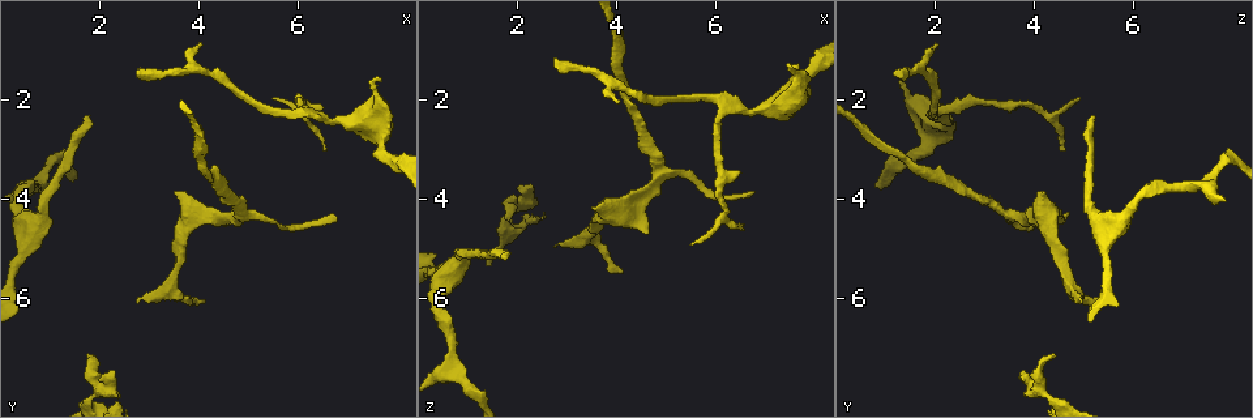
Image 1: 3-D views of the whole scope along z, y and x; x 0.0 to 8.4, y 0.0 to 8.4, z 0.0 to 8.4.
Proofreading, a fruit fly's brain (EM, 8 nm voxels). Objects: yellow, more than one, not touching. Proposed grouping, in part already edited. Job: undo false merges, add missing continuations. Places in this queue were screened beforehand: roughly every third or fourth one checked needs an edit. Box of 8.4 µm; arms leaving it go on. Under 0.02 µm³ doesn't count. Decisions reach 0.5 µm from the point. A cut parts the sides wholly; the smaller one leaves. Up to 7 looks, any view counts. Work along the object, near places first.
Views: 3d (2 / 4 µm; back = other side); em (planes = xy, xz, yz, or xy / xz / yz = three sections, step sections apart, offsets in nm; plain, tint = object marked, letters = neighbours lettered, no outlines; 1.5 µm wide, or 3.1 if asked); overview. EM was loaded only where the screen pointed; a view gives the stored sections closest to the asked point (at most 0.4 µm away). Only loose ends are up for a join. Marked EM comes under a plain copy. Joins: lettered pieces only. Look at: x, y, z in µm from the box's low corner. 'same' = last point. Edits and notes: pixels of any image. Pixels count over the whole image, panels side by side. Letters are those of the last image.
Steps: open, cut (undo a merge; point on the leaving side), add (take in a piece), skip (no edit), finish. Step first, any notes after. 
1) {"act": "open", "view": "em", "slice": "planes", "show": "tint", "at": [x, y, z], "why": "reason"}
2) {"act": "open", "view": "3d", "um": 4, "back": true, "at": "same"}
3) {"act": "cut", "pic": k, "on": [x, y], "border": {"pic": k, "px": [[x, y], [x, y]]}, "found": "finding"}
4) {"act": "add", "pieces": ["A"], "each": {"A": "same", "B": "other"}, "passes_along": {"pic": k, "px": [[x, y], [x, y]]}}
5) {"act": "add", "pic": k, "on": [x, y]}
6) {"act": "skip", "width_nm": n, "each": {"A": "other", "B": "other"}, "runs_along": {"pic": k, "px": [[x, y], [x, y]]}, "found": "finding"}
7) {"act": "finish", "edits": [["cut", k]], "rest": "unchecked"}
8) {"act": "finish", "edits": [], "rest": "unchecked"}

{"act": "open", "view": "em", "slice": "planes", "show": "tint", "at": [2.30, 7.50, 3.75]}

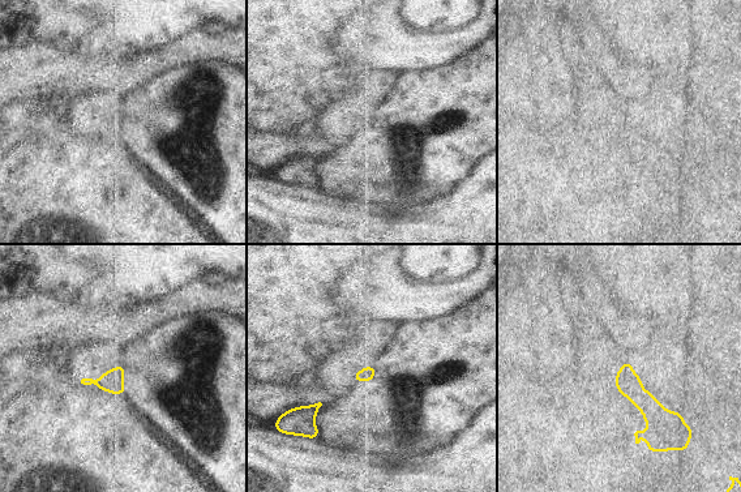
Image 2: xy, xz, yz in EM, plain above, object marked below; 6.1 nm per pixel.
{"act": "open", "view": "em", "slice": "planes", "show": "letters", "at": "same"}

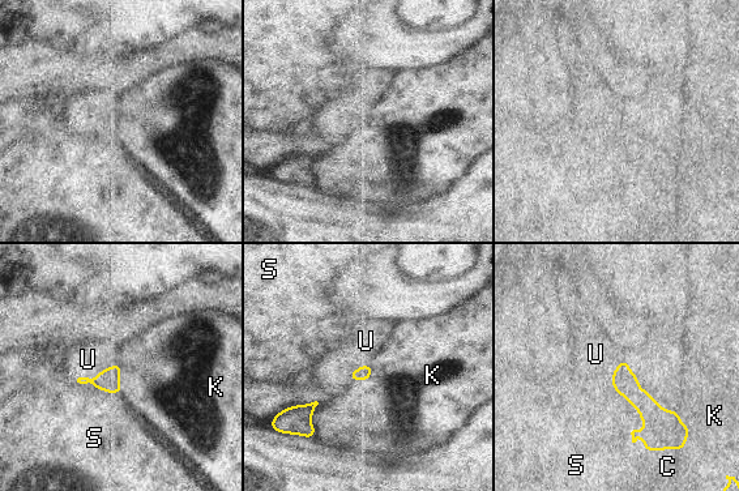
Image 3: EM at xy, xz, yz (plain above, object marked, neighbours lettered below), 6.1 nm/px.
{"act": "add", "pieces": ["U"], "each": {"C": "other", "K": "other", "S": "other", "U": "same"}, "found": "it goes on there"}

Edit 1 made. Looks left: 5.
{"act": "open", "view": "overview", "why": "redraw"}

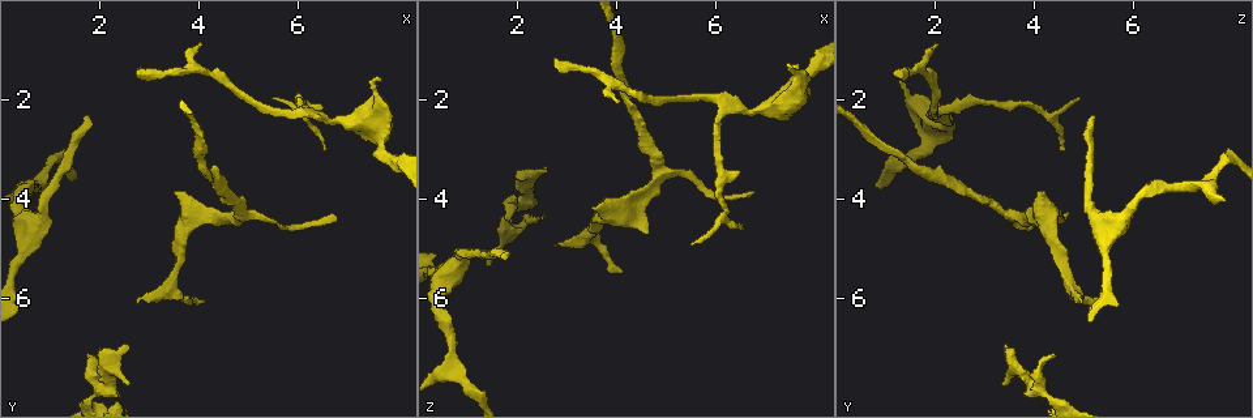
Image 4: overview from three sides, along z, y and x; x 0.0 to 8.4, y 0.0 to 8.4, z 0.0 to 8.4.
{"act": "open", "view": "em", "slice": "yz", "step": 4, "show": "letters", "at": [4.05, 6.05, 5.50], "why": "thin end"}

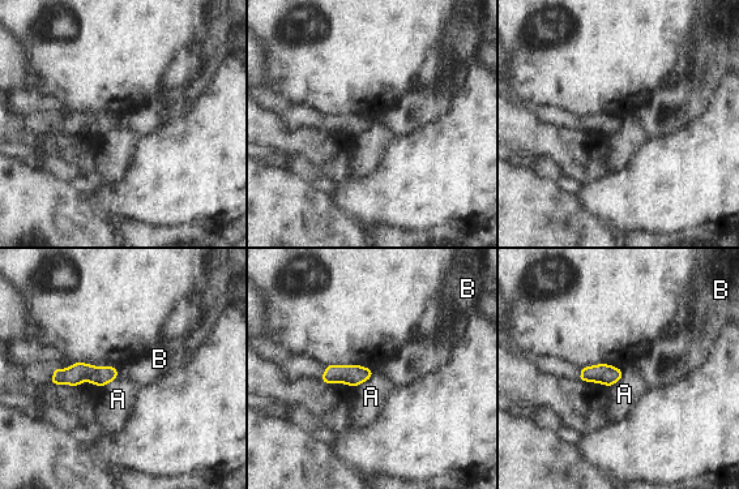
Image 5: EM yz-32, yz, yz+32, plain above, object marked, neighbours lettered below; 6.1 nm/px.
{"act": "open", "view": "em", "slice": "planes", "show": "letters", "at": "same"}

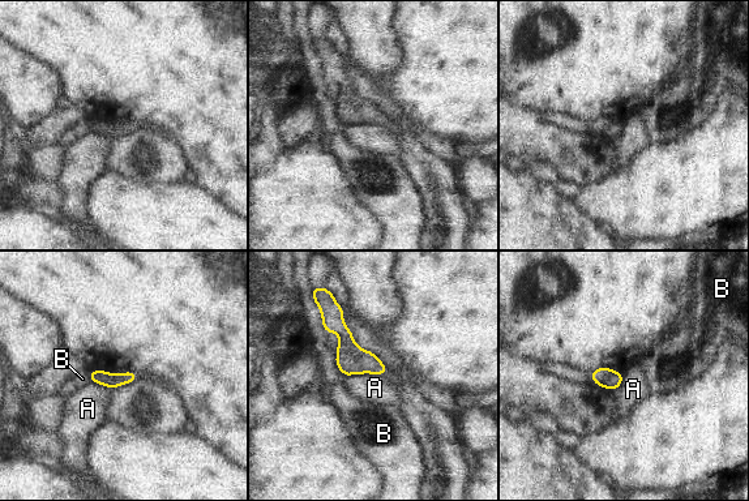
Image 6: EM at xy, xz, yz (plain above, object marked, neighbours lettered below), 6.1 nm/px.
{"act": "skip", "each": {"A": "other", "B": "other"}, "runs_along": {"pic": 6, "px": [[329, 312], [346, 342], [382, 371]]}, "found": "no lettered piece goes on from it"}

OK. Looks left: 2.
{"act": "finish", "edits": [["add", 3]], "rest": "unchecked"}

